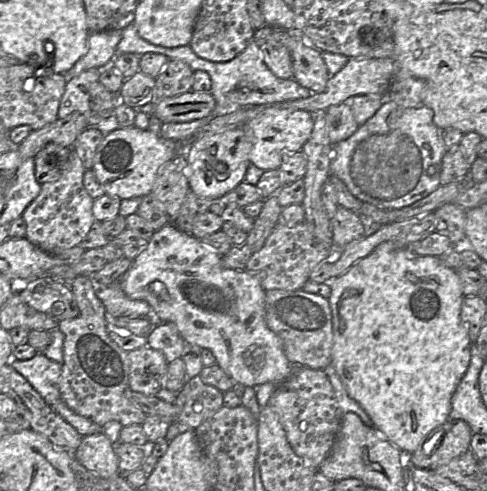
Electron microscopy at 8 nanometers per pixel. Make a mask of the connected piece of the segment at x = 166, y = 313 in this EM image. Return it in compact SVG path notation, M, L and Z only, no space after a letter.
M169 222L159 230L155 231L149 239L146 249L133 261L129 270L122 276L119 285L123 292L133 300L147 302L152 308L152 319L158 322L175 324L179 334L186 343L196 345L202 349L210 350L217 361L217 365L234 381L245 387L257 387L261 384L271 382L280 384L285 381L293 372L295 366L288 360L284 353L283 342L266 324L266 291L263 289L259 279L245 270L235 270L225 268L222 264L222 257L209 248L201 240L189 233L177 229L173 223Z

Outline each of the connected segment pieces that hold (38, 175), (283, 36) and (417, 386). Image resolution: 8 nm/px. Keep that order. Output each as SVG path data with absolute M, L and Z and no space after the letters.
M48 143L34 157L35 179L42 185L60 178L73 148Z
M268 25L255 30L253 36L253 41L263 52L266 66L282 79L293 79L290 38L291 32Z
M381 243L372 253L356 262L346 273L330 282L331 294L328 298L333 329L331 364L349 396L368 414L374 428L405 455L413 453L425 435L449 419L451 396L468 368L471 348L467 330L461 320L464 296L456 271L445 266L438 257L421 256L409 251L406 248L408 244Z

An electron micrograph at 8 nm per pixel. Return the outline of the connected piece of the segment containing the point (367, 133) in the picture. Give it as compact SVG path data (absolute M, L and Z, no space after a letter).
M384 100L376 113L353 135L332 146L330 173L339 178L355 198L381 209L401 209L420 201L441 186L442 159L448 150L441 136L442 129L433 123L433 116L433 111L423 105L404 108Z

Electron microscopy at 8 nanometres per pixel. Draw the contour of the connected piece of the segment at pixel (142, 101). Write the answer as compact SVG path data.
M138 71L124 80L118 92L120 102L136 108L155 101L155 83L155 78Z

